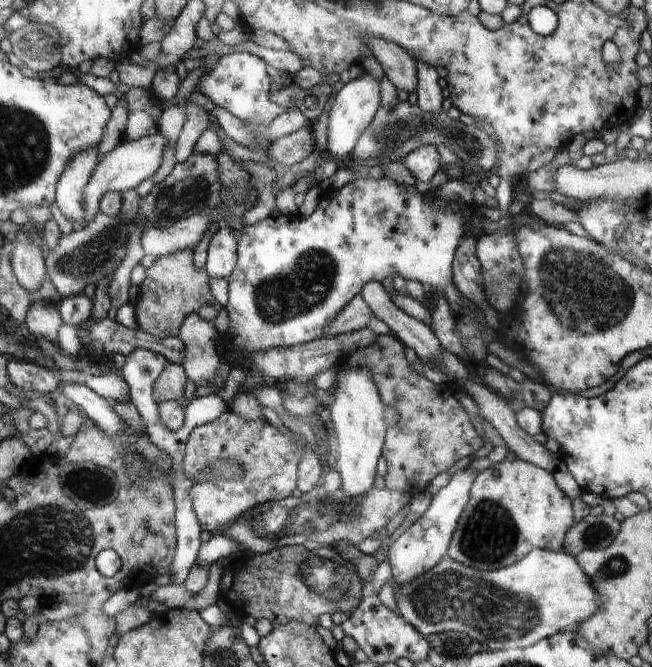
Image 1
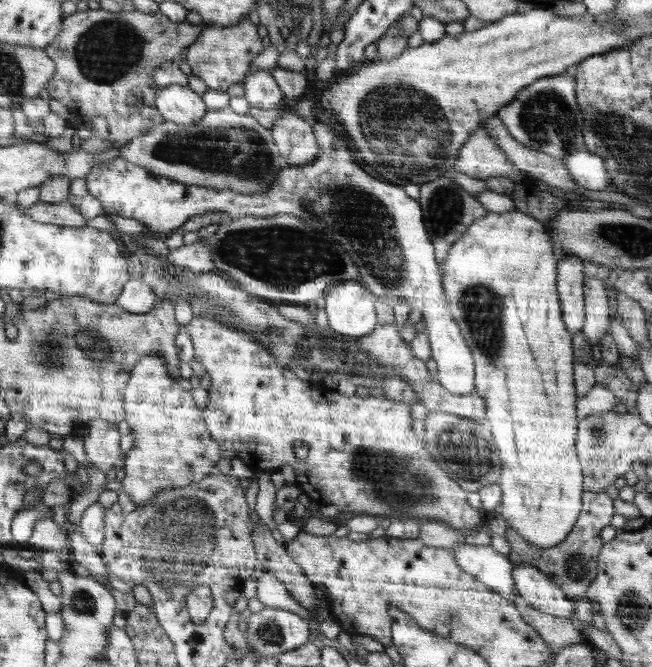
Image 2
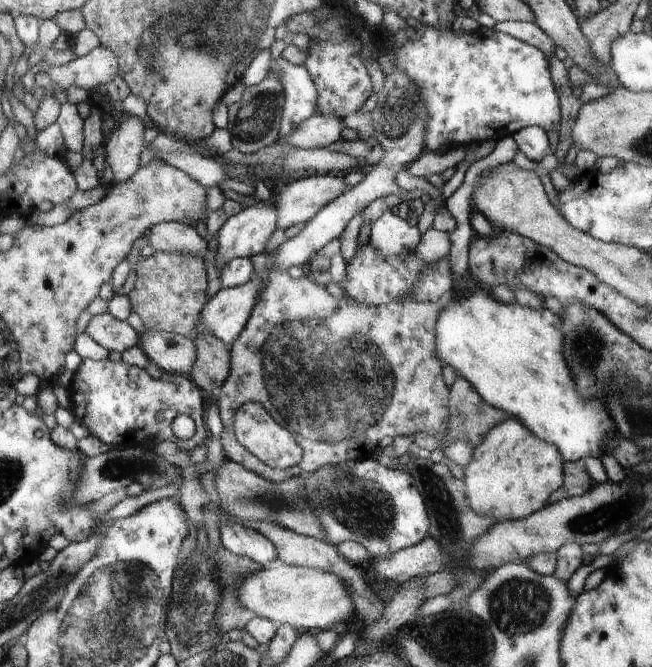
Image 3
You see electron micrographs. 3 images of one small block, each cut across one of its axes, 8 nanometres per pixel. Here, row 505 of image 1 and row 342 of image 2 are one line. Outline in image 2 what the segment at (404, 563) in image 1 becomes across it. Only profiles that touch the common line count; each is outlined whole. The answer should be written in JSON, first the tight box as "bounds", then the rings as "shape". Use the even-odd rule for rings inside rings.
{"bounds":[87,137,476,394],"shape":[[[341,137],[334,139],[332,153],[320,152],[315,162],[306,166],[286,166],[278,172],[276,179],[263,194],[239,194],[234,190],[215,190],[212,187],[189,186],[187,183],[175,182],[174,179],[152,173],[146,167],[127,162],[127,159],[115,157],[92,168],[88,175],[87,186],[90,195],[101,203],[103,212],[124,218],[139,220],[148,227],[147,234],[168,232],[178,226],[184,226],[192,216],[205,213],[222,213],[226,221],[243,217],[272,217],[280,214],[292,214],[295,218],[306,222],[324,235],[328,235],[339,243],[344,251],[354,259],[359,267],[360,281],[376,294],[377,298],[388,298],[394,308],[400,296],[416,302],[424,314],[424,332],[427,333],[431,355],[437,368],[436,378],[441,387],[452,394],[470,394],[476,390],[475,359],[467,339],[462,335],[459,324],[455,322],[450,312],[444,309],[443,283],[440,265],[430,238],[426,235],[426,228],[422,222],[422,208],[420,204],[406,196],[404,190],[398,186],[390,186],[382,180],[377,180],[367,174],[352,157],[352,151]]]}

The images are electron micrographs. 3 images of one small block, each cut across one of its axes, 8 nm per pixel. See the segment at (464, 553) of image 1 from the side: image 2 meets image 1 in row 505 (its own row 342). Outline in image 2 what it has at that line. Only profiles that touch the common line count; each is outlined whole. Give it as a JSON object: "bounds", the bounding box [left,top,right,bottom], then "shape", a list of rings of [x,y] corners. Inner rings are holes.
{"bounds":[442,210,586,548],"shape":[[[512,210],[503,214],[487,212],[485,217],[478,219],[466,230],[466,233],[453,244],[446,260],[442,262],[443,293],[448,303],[449,311],[456,323],[459,324],[462,335],[467,339],[475,359],[475,392],[486,399],[486,421],[494,443],[502,460],[502,470],[499,485],[502,491],[501,506],[499,508],[502,518],[506,520],[507,526],[518,531],[522,538],[530,542],[532,546],[539,548],[552,548],[566,540],[568,533],[579,520],[582,512],[583,497],[586,495],[582,490],[582,470],[575,450],[576,440],[576,396],[574,396],[574,380],[572,380],[572,342],[567,324],[562,320],[562,304],[559,292],[556,292],[556,264],[558,258],[554,256],[554,248],[550,242],[550,236],[546,234],[544,224],[538,219],[524,214],[520,210]]]}

